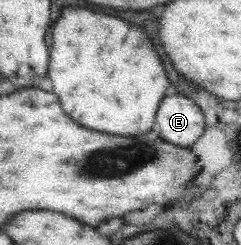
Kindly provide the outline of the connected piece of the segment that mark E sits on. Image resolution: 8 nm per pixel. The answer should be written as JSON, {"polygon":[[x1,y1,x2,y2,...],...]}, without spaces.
{"polygon":[[166,96,158,105,151,128,167,143,189,147,201,135,206,119,198,106,184,96]]}

